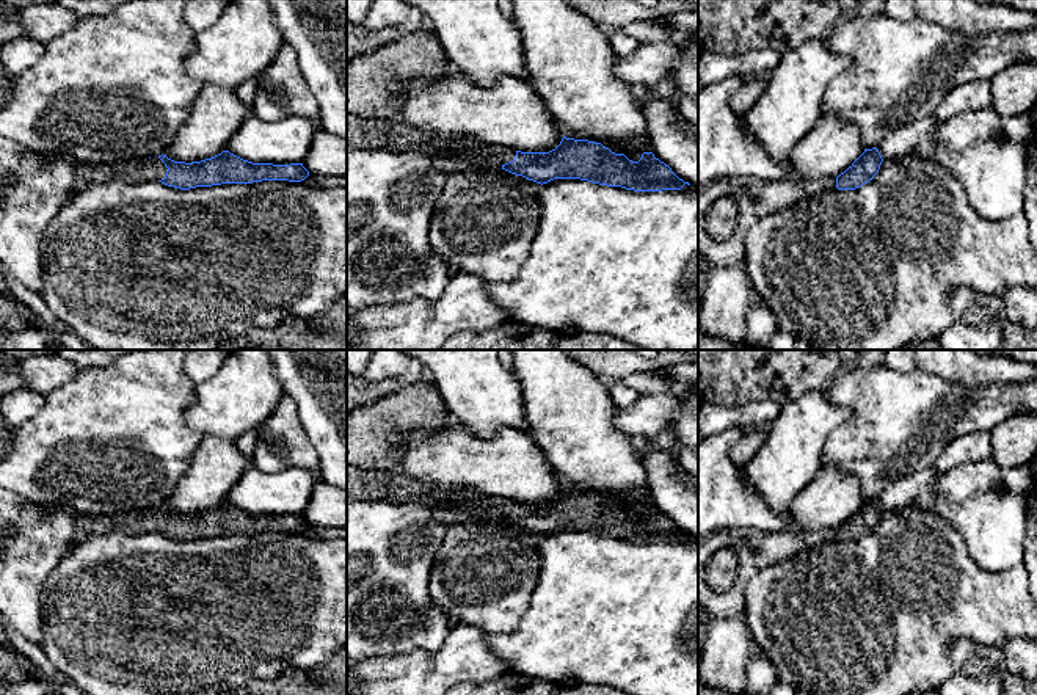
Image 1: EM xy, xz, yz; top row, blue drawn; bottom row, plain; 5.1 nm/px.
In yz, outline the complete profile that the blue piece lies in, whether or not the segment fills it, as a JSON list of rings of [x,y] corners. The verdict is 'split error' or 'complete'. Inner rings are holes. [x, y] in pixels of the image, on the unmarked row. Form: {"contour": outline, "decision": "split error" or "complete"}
{"contour": [[[877,499],[864,504],[836,529],[838,541],[855,541],[868,535],[879,524],[883,510]]], "decision": "complete"}

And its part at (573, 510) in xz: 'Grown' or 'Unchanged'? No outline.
Grown

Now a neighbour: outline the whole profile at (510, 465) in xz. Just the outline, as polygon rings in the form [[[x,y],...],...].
[[[461,425],[446,427],[430,435],[413,433],[403,438],[397,449],[400,472],[409,478],[427,480],[439,486],[471,488],[482,494],[521,504],[549,504],[563,489],[560,477],[530,435],[515,428],[500,428],[494,438],[482,438]]]

